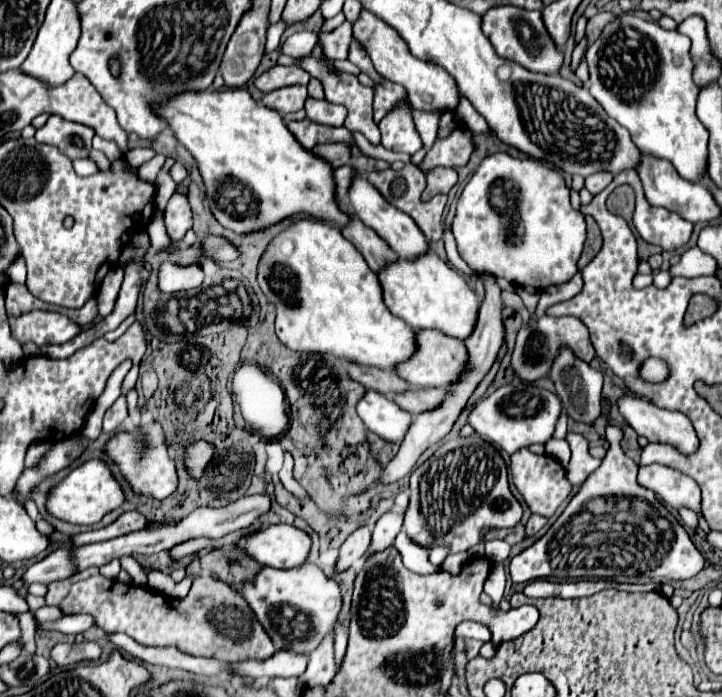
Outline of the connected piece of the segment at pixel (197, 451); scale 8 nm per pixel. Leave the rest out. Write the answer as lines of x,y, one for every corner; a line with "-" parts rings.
198,441
198,443
188,447
186,467
188,467
188,471
190,471
190,475
194,479
200,479
202,471
212,461
212,455
214,455
214,447
210,443
206,443
206,441

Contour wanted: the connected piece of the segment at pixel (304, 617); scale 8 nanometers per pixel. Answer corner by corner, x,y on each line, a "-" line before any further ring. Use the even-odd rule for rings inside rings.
304,563
292,569
262,567
252,579
242,579
230,573
212,573
212,577
236,589
248,601
258,621
274,641
276,649
288,645
290,649
296,649
296,653
310,653
318,647
322,637
338,623
336,617
342,607
338,583
328,579
316,565

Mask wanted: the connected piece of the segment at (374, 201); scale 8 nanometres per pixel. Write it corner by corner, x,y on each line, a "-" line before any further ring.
354,173
350,189
348,189
348,197
350,197
350,205
352,205
354,213
364,221
364,225
374,229
384,241
388,241
390,249
398,257
414,259
420,253
428,251
428,241
420,233
420,229
416,229
416,223
406,213
400,213
398,209
394,209
394,205
388,205
388,201
384,201
384,197
380,197
380,191
366,177
362,177
360,173

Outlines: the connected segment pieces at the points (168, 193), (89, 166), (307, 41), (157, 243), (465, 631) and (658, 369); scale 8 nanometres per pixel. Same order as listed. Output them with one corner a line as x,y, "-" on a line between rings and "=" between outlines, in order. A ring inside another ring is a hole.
166,157
166,163
162,167
162,171
158,173
156,177
156,209
164,209
168,199
174,195
174,189
176,189
176,183
172,181
172,177
168,175
168,169
176,163
174,157
=
74,159
72,163
74,163
74,171
76,171
78,175
84,175
84,177
94,175
94,173
98,171
98,169
96,169
96,163
92,163
90,159
=
300,31
290,35
284,45
282,45
282,53
290,55
293,58
300,58
302,55
312,53
318,41
318,35
312,31
=
156,213
156,215
152,217
152,221
150,221
150,225
146,227
146,231
148,231
148,235
150,235
150,239
152,239
152,247
154,247
156,251
162,251
162,249
166,249
166,247
170,245
168,235
166,235
166,229
164,229
164,215
=
464,621
456,627
454,631
454,637
472,637
472,639
478,639
478,641
490,641
490,631
486,625
482,623
474,623
474,621
=
646,359
640,367
640,377
648,383
662,383
668,379
668,365
662,359

